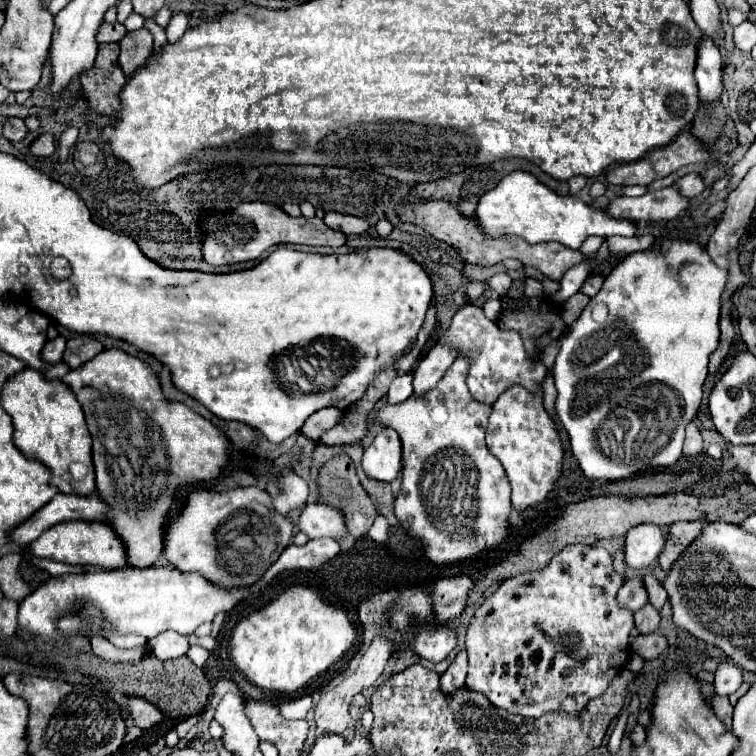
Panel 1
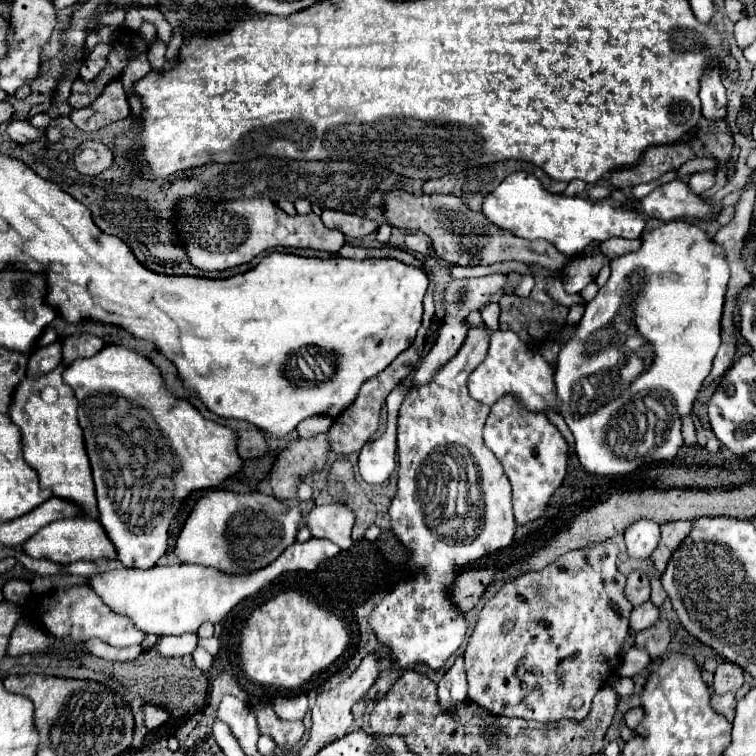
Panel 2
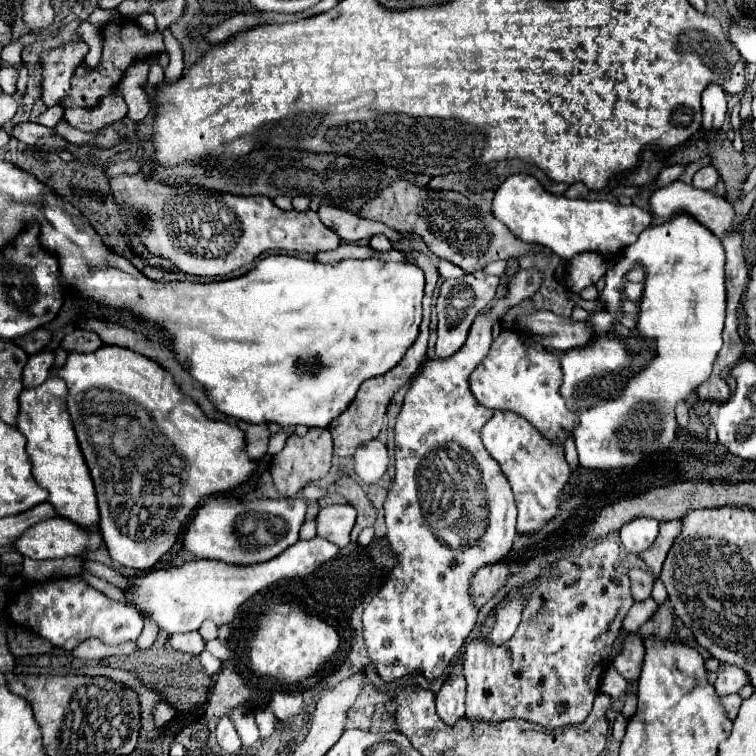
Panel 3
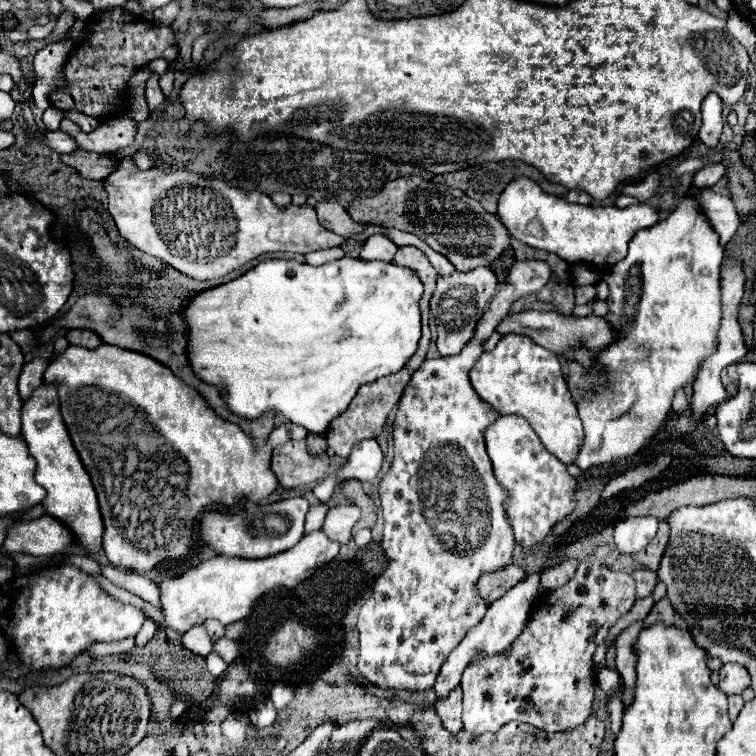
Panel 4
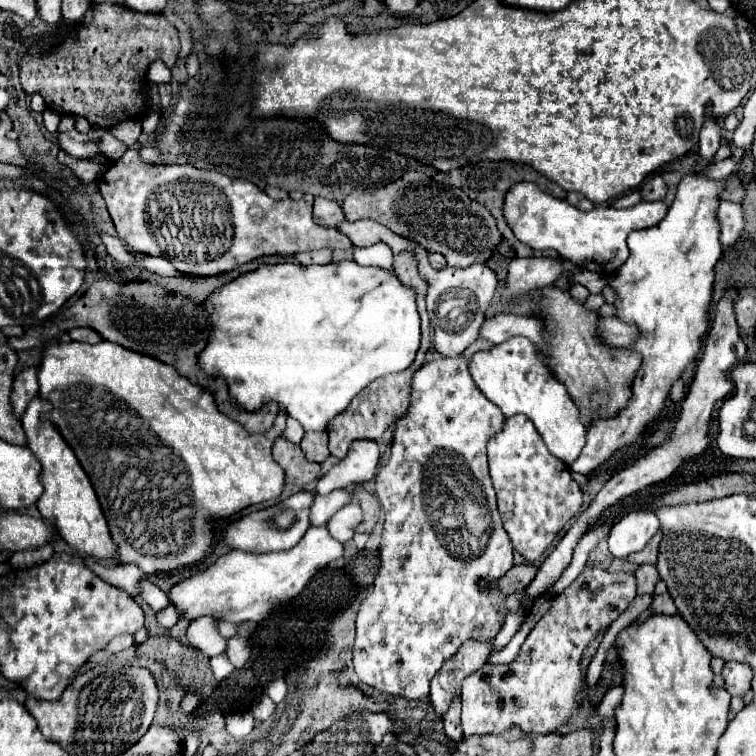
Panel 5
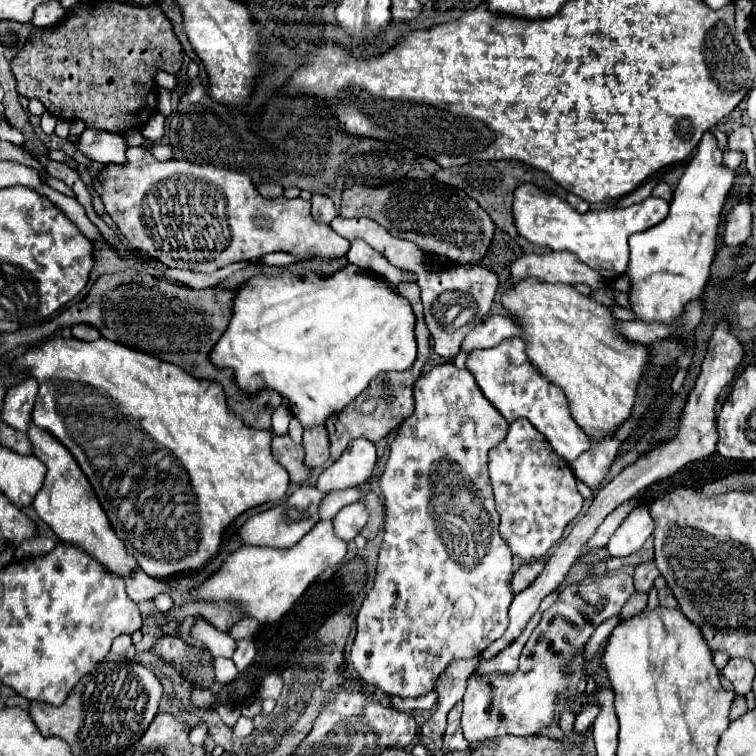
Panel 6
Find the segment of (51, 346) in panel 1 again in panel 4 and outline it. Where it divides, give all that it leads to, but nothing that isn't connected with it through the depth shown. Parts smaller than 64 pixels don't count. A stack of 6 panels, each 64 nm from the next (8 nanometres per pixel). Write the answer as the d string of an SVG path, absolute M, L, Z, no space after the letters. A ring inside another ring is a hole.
M34 358L22 368L22 374L18 380L18 392L20 392L22 400L26 400L32 394L32 390L44 382L46 368L48 368L48 360L44 360L44 358Z

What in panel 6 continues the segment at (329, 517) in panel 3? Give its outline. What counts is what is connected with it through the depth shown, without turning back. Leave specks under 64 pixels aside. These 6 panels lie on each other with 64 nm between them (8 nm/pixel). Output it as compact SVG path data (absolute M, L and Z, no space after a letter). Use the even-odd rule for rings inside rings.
M358 500L354 504L344 506L336 514L336 518L332 520L332 524L334 524L336 536L340 536L340 540L348 542L348 540L352 540L360 532L360 528L366 524L366 520L368 520L368 512L364 508L364 502Z

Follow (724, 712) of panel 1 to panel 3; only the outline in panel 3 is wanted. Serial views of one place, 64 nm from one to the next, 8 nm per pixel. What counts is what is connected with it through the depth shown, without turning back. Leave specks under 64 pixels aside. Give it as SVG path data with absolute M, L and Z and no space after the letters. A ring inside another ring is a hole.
M728 694L728 696L722 696L722 698L720 698L720 702L722 702L722 706L726 708L728 718L730 718L730 720L734 720L734 718L736 718L736 714L738 714L738 708L740 708L742 698L740 698L738 694Z

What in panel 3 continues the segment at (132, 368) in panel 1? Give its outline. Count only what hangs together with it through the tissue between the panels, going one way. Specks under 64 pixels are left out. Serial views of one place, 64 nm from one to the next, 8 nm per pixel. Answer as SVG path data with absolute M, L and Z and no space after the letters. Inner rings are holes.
M102 346L100 350L96 350L92 354L72 352L68 356L66 364L56 374L68 386L68 410L70 410L70 416L74 420L76 436L78 436L82 454L86 458L86 464L90 468L90 474L92 474L92 480L94 480L94 488L96 488L96 496L98 496L100 532L102 532L104 544L106 544L112 560L116 560L120 566L126 566L126 568L132 568L132 570L138 570L138 572L150 570L162 558L162 554L166 554L174 546L180 528L186 524L190 512L202 502L202 498L214 496L214 494L222 494L226 490L232 490L234 486L246 482L250 478L250 474L256 470L256 464L244 452L244 434L242 434L240 428L206 418L202 414L202 410L188 396L184 396L178 390L178 386L174 384L172 376L164 368L160 368L156 362L152 362L150 358L144 358L142 354L138 354L134 350L120 348L120 346Z

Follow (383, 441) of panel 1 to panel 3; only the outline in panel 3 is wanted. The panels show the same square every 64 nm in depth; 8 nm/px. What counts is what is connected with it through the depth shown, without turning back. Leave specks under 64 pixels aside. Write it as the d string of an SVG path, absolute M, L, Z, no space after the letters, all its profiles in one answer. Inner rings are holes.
M370 440L354 454L354 470L366 484L376 484L390 466L390 450L380 440Z

